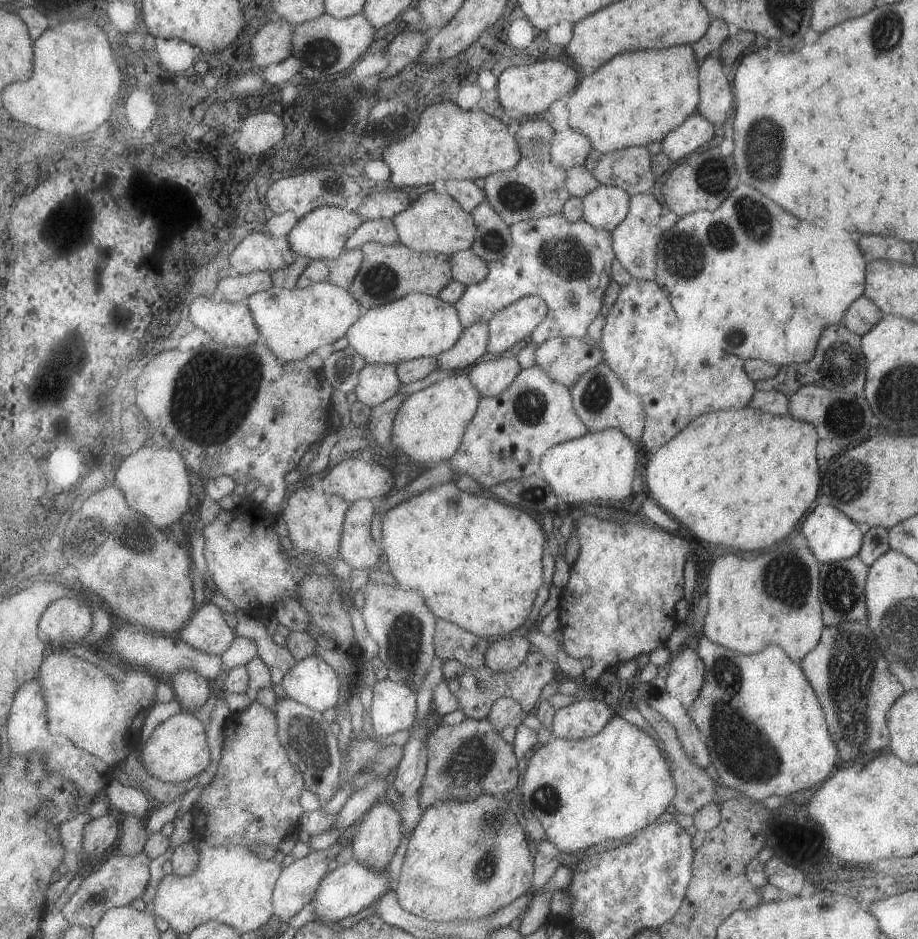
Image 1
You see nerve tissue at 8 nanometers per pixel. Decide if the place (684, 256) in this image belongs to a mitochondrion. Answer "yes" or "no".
yes

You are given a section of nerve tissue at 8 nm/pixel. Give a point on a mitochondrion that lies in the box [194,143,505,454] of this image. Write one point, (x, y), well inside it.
(379, 282)

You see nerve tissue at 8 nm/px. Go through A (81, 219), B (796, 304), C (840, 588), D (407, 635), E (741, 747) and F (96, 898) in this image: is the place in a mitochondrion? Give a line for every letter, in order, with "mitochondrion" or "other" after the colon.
A: mitochondrion
B: other
C: mitochondrion
D: mitochondrion
E: mitochondrion
F: other

